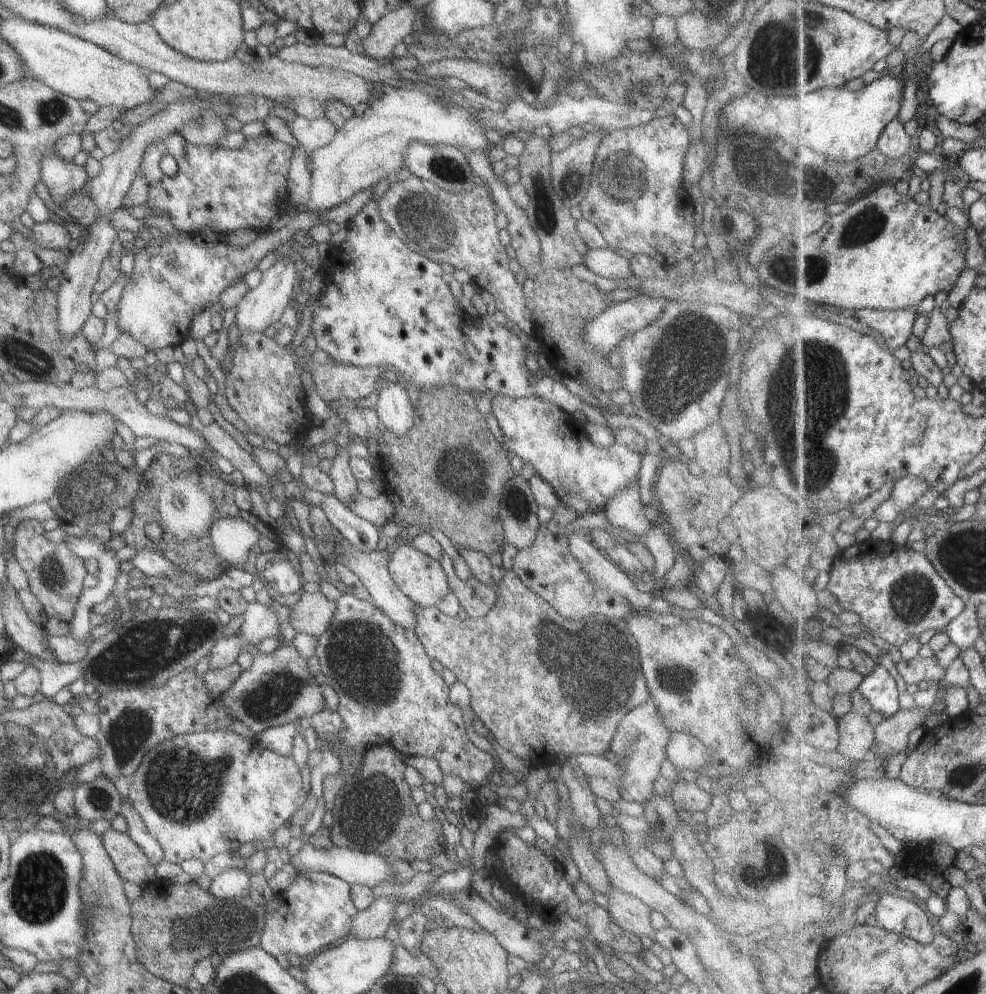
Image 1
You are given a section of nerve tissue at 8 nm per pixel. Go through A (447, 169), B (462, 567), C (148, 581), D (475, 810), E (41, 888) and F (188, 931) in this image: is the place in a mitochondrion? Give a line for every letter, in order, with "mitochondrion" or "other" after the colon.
A: mitochondrion
B: other
C: other
D: other
E: mitochondrion
F: mitochondrion

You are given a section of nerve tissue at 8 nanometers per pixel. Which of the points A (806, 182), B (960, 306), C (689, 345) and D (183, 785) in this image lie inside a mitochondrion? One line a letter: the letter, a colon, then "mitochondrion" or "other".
A: mitochondrion
B: other
C: mitochondrion
D: mitochondrion

